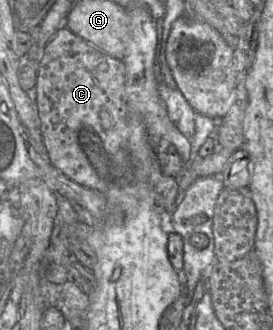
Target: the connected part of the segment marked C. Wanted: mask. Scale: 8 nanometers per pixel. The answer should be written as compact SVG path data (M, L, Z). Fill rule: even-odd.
M67 26L60 27L45 46L38 66L34 88L42 137L50 162L74 182L106 193L132 184L144 184L153 190L156 210L172 213L180 203L176 178L163 173L157 153L148 141L145 125L127 105L125 94L125 66L121 59L114 58L80 36ZM107 109L113 119L113 127L104 129L100 111Z

